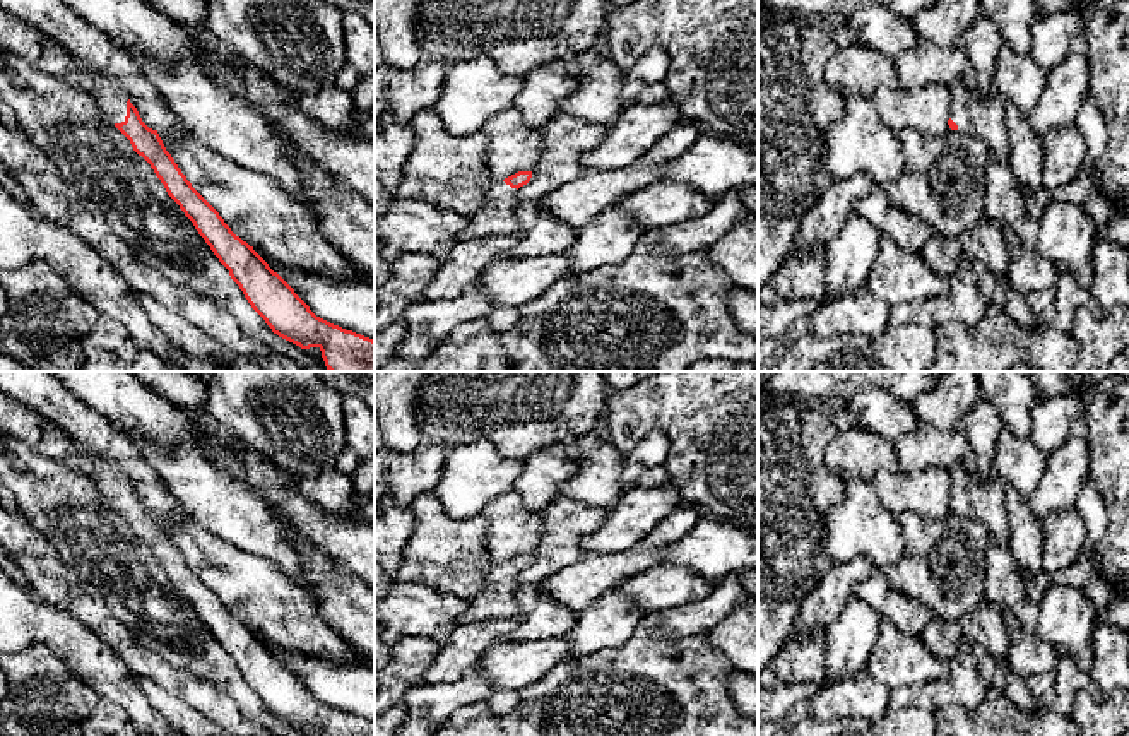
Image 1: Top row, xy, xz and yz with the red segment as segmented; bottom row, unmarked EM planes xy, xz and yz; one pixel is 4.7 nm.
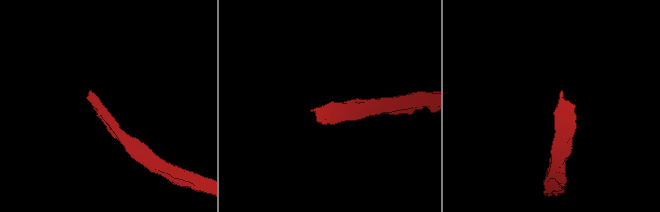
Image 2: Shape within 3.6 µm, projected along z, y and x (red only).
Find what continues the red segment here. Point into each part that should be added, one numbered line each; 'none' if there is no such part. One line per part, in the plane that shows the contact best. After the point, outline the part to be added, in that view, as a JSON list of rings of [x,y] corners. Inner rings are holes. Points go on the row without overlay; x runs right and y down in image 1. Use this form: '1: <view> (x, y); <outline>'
1: xy (57, 444); [[[48,421],[48,428],[43,431],[43,442],[36,452],[46,459],[63,464],[65,457],[72,450],[77,450],[80,459],[92,457],[99,462],[99,467],[92,474],[86,476],[113,507],[125,505],[128,478],[120,471],[120,467],[115,462],[106,460],[99,452],[80,445],[60,426]]]

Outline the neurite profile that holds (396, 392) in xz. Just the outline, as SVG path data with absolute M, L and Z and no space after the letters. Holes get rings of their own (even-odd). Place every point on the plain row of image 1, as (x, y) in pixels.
M375 371L375 418L383 445L411 454L423 443L416 402L428 371Z

